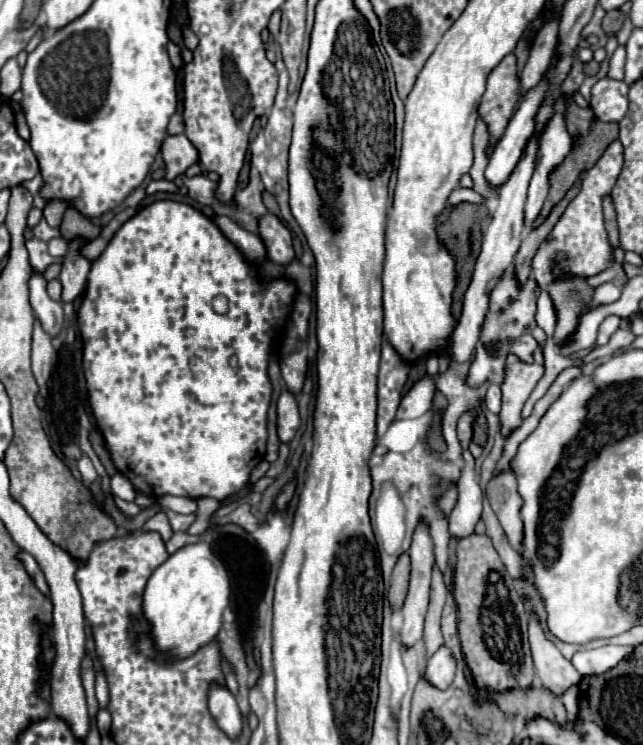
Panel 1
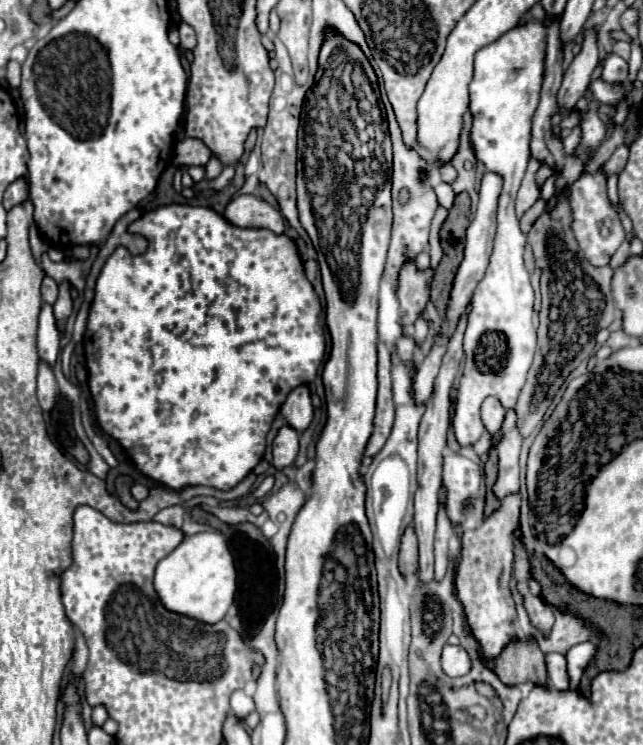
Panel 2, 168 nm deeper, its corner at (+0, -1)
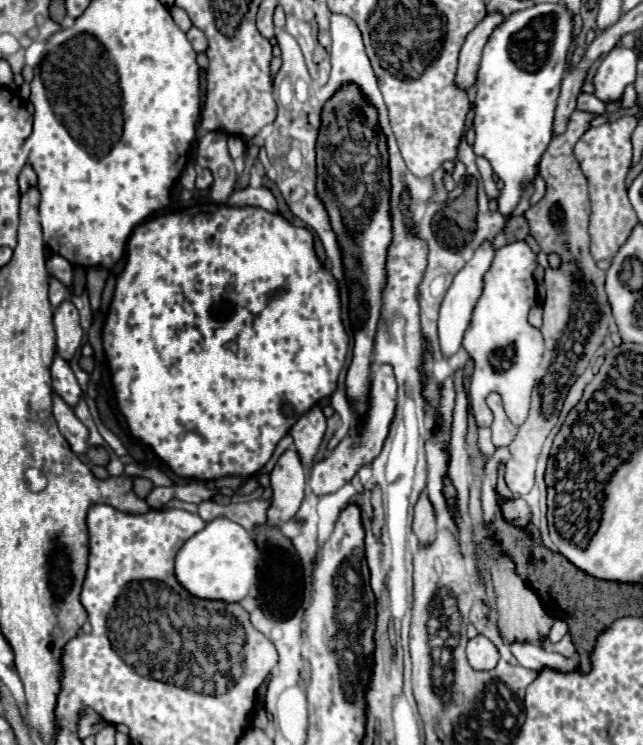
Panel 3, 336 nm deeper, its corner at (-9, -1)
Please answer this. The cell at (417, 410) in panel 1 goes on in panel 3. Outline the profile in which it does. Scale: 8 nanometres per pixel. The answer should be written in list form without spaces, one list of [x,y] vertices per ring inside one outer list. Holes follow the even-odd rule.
[[[484,240],[472,254],[472,258],[466,262],[466,266],[454,276],[454,282],[450,286],[450,290],[446,292],[444,296],[444,302],[442,302],[442,308],[440,308],[440,318],[438,318],[438,336],[440,336],[440,350],[444,354],[444,358],[450,358],[454,356],[460,348],[462,348],[462,338],[464,338],[464,332],[468,330],[470,322],[472,322],[472,312],[474,312],[474,306],[484,290],[484,276],[486,272],[490,270],[492,266],[492,260],[494,260],[494,246],[492,246],[492,240]]]

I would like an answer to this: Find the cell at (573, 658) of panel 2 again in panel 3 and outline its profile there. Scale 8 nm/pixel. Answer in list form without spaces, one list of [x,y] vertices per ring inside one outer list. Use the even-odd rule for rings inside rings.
[[[514,642],[510,646],[510,650],[524,668],[534,670],[534,672],[540,672],[544,668],[550,668],[550,670],[556,670],[556,672],[574,672],[578,668],[576,658],[566,658],[562,654],[556,654],[556,652],[546,652],[538,644]]]

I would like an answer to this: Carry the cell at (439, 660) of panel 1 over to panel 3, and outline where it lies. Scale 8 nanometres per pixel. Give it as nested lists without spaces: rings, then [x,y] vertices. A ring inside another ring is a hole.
[[[476,636],[468,642],[466,646],[466,658],[472,666],[472,670],[492,670],[498,662],[498,650],[494,648],[494,644],[484,638],[484,636]]]

